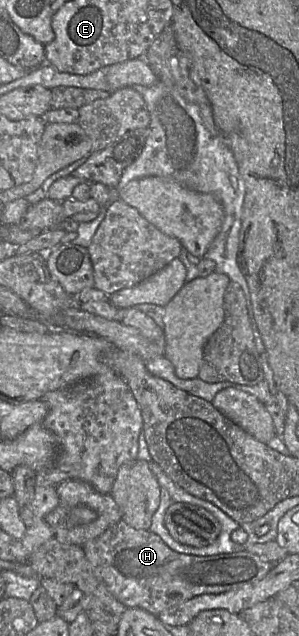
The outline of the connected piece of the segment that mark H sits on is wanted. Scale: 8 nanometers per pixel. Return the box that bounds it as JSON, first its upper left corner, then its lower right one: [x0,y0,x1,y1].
[82,521,275,616]

